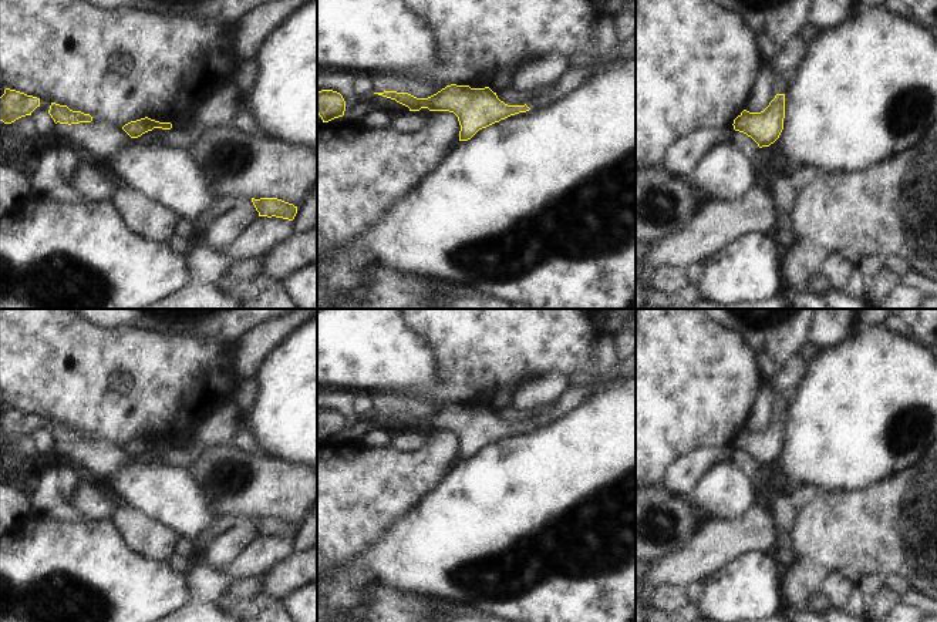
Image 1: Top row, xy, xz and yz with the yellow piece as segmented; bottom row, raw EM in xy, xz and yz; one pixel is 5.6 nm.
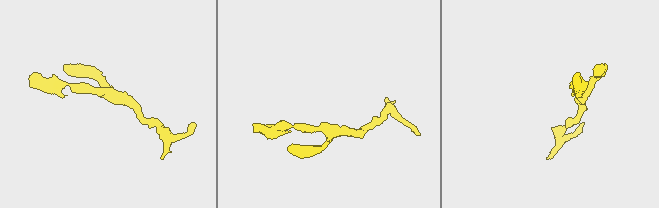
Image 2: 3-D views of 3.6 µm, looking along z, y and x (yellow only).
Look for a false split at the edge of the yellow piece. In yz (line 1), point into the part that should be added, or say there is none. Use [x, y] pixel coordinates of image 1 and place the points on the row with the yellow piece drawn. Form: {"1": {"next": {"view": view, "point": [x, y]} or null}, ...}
{"1": {"next": null}}

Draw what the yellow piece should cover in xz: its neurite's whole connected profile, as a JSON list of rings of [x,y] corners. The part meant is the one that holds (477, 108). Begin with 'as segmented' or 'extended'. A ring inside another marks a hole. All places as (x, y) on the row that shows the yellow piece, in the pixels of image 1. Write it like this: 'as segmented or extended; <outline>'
as segmented; [[[451,84],[428,98],[417,98],[408,93],[384,91],[374,93],[409,108],[419,111],[449,111],[458,117],[461,131],[459,141],[471,139],[479,130],[486,128],[510,115],[526,112],[525,105],[508,105],[500,101],[489,87],[471,88],[469,85]]]

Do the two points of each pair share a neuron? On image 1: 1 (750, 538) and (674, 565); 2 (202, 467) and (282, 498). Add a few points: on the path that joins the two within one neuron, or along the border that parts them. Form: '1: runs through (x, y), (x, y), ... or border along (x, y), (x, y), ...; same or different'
1: runs through (731, 538), (718, 541), (693, 561); same
2: runs through (222, 467), (249, 470), (262, 483); same

